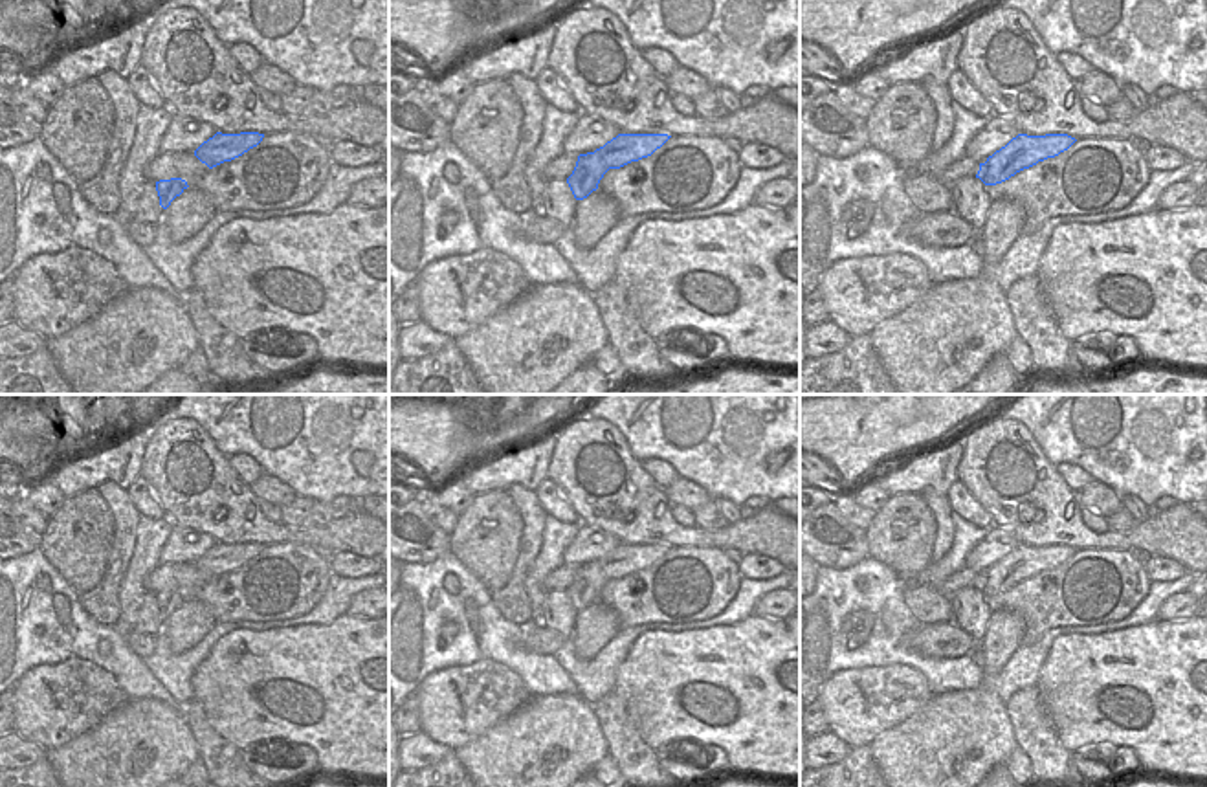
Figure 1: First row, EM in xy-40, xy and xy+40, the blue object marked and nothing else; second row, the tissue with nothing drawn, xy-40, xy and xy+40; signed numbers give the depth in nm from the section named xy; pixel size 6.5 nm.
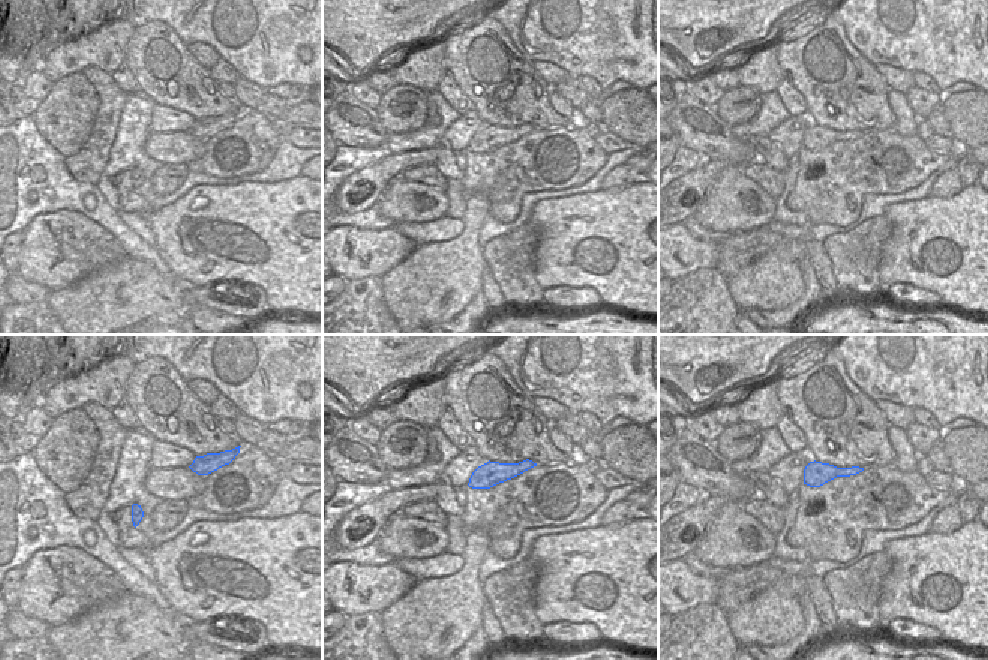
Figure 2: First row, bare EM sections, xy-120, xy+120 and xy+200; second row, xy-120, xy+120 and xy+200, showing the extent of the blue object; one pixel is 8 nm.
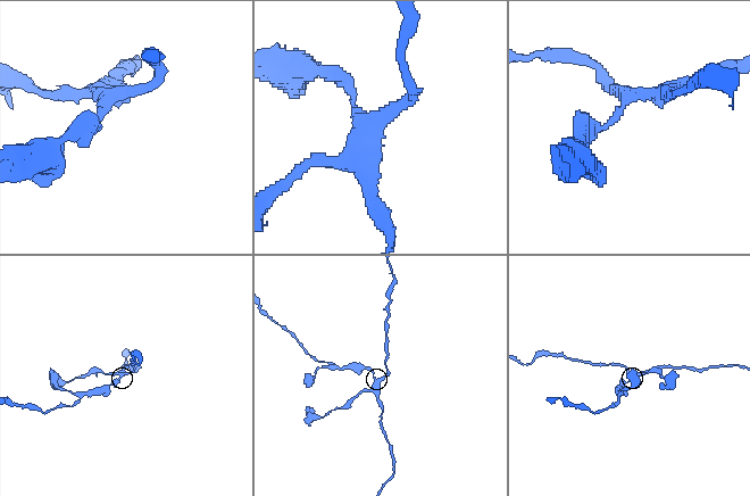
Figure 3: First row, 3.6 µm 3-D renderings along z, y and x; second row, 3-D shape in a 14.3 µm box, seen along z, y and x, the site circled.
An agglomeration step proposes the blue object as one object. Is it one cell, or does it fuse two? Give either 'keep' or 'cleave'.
cleave

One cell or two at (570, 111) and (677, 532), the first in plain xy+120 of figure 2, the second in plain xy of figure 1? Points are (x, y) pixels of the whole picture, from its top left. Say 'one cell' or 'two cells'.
two cells

